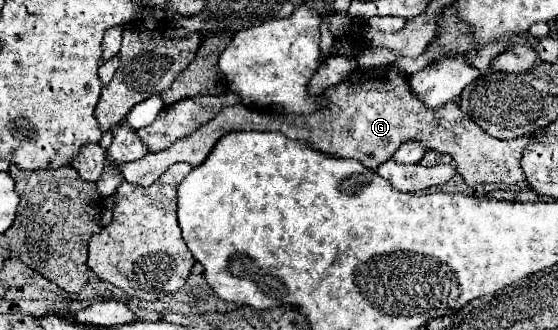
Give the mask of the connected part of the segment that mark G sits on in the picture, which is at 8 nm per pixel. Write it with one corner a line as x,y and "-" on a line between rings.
393,66
371,68
371,70
355,70
345,82
331,86
327,92
329,106
327,110
315,112
311,116
285,116
285,114
265,114
259,110
245,108
243,104
233,104
223,108
219,116
209,120
209,124
201,126
187,138
177,140
173,146
161,152
149,152
141,160
129,162
121,168
121,174
127,182
135,186
151,186
169,166
175,162
187,162
191,166
199,166
205,162
215,142
233,130
265,130
265,132
281,132
293,140
305,140
315,150
337,156
337,158
353,158
359,160
365,168
377,168
381,162
393,158
397,148
407,140
421,140
427,148
445,152
453,156
455,168
459,176
469,184
507,184
507,186
527,186
525,174
521,172
521,156
523,148
533,142
535,136
515,138
515,140
497,140
483,132
467,114
459,110
457,104
445,104
443,108
431,112
423,106
415,94
409,90
405,76
395,72

